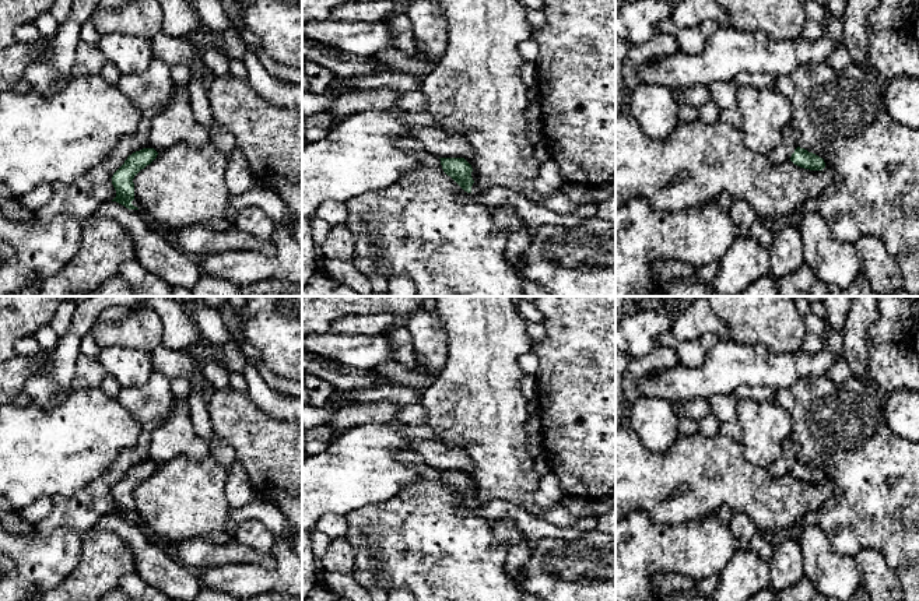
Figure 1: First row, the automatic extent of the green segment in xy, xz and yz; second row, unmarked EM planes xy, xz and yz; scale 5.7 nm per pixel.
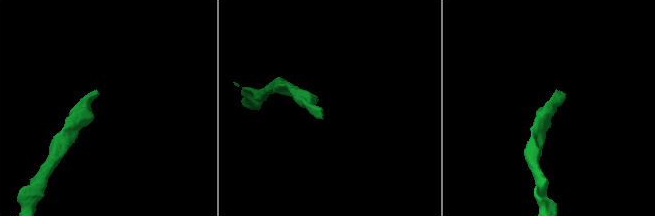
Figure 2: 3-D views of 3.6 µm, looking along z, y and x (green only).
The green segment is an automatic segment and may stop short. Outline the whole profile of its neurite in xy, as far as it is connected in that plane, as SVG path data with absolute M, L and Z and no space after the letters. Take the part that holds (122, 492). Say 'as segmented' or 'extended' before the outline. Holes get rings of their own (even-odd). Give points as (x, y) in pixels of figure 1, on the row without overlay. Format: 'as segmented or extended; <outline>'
as segmented; M143 461L133 465L127 470L124 477L113 486L112 498L116 503L116 510L112 514L116 514L124 519L129 523L138 523L131 517L134 513L134 489L150 478L158 465L154 461Z

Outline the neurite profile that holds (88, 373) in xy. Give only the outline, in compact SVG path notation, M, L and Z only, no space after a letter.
M81 354L76 362L76 372L70 382L70 391L81 391L99 387L105 376L106 370L98 359Z

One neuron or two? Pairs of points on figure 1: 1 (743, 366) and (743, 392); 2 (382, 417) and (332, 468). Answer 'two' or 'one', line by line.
1: two
2: two

